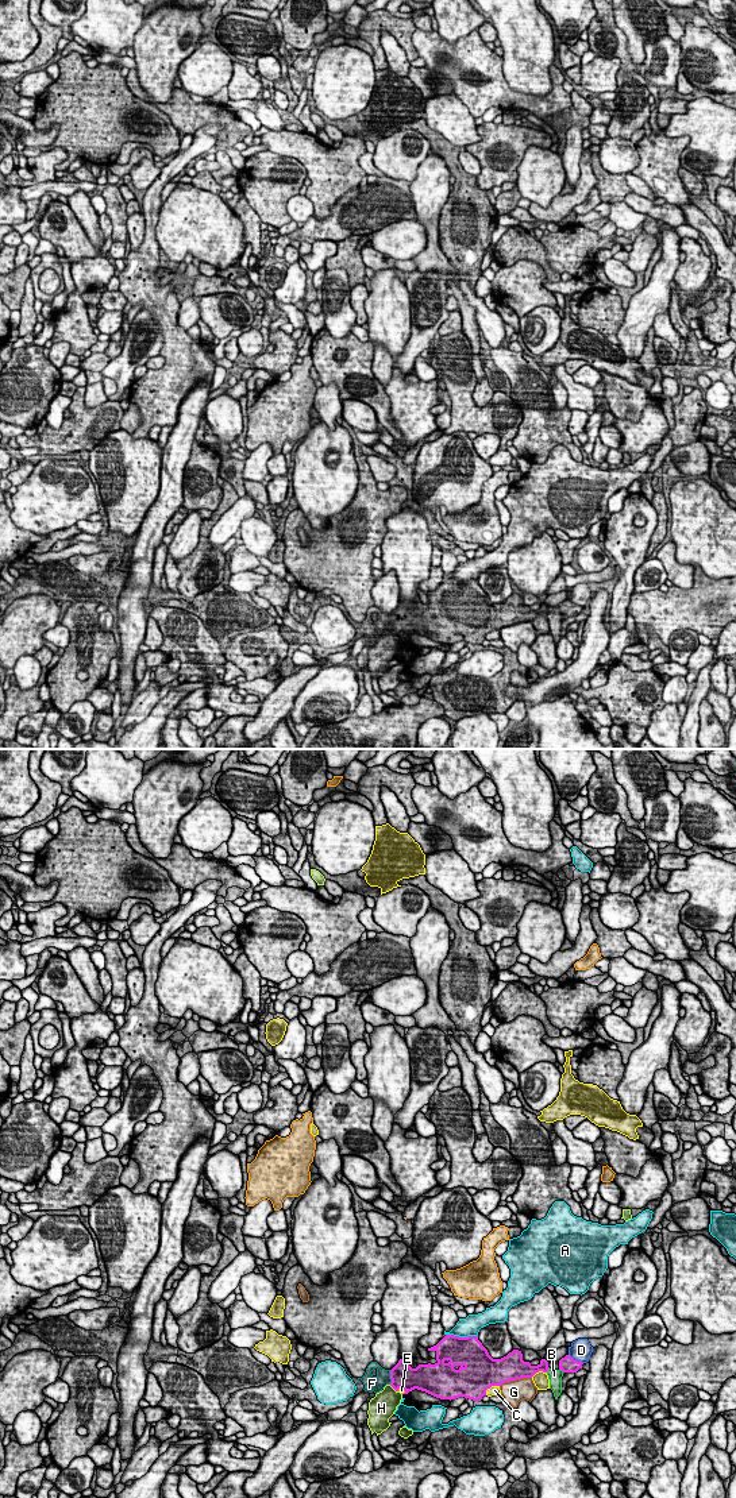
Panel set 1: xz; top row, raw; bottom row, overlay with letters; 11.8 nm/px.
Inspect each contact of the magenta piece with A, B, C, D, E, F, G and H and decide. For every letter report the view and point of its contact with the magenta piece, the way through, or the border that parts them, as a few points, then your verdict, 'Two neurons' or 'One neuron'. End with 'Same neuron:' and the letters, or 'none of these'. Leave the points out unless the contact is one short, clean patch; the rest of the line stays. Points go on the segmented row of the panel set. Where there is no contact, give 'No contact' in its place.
A: Touches magenta at xz (462, 1338). Two neurons
B: Touches magenta at xz (547, 1370). Boundary: xz (548, 1367), (546, 1371). Two neurons
C: Touches magenta at xz (490, 1386). Two neurons
D: Touches magenta at xz (575, 1361). Two neurons
E: Touches magenta at xz (401, 1386). Boundary: xz (397, 1389), (401, 1388), (405, 1392). Two neurons
F: Touches magenta at xz (390, 1377). Path across: xz (403, 1375), (390, 1377), (372, 1383). One neuron
G: Touches magenta at xz (515, 1379). Two neurons
H: Touches magenta at xz (393, 1388). Two neurons
Same neuron: F

